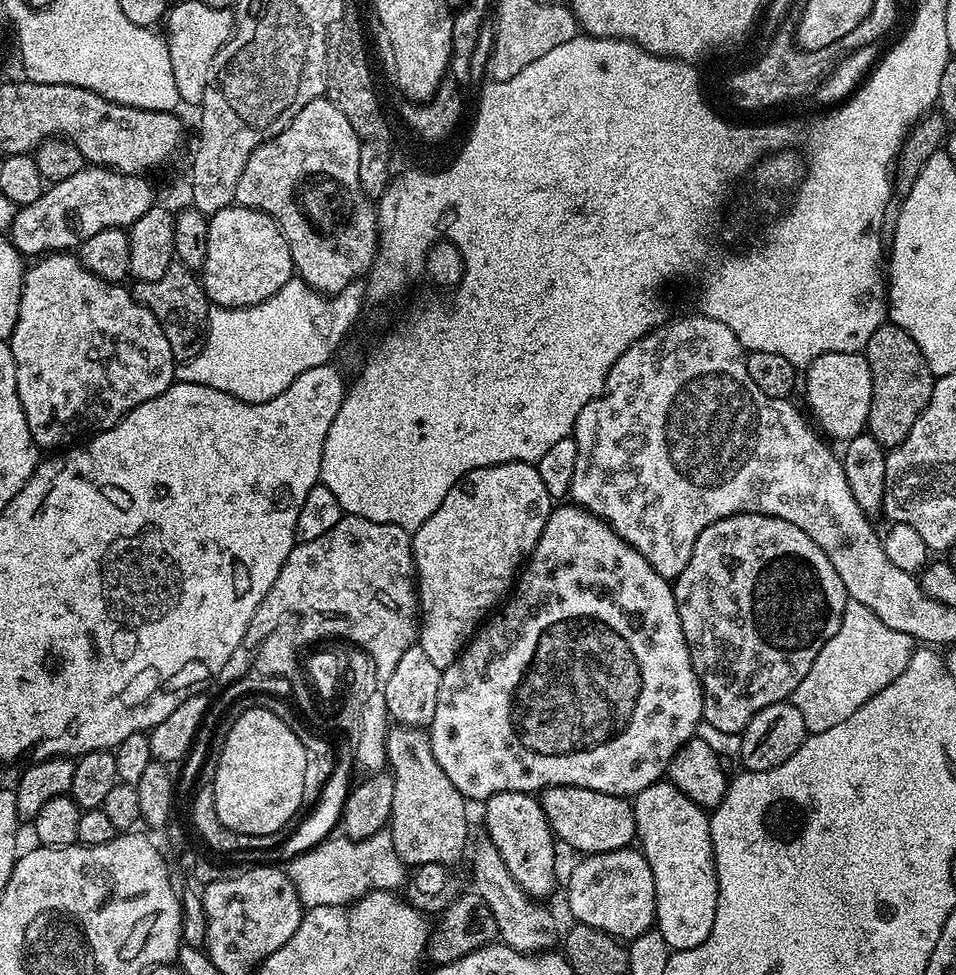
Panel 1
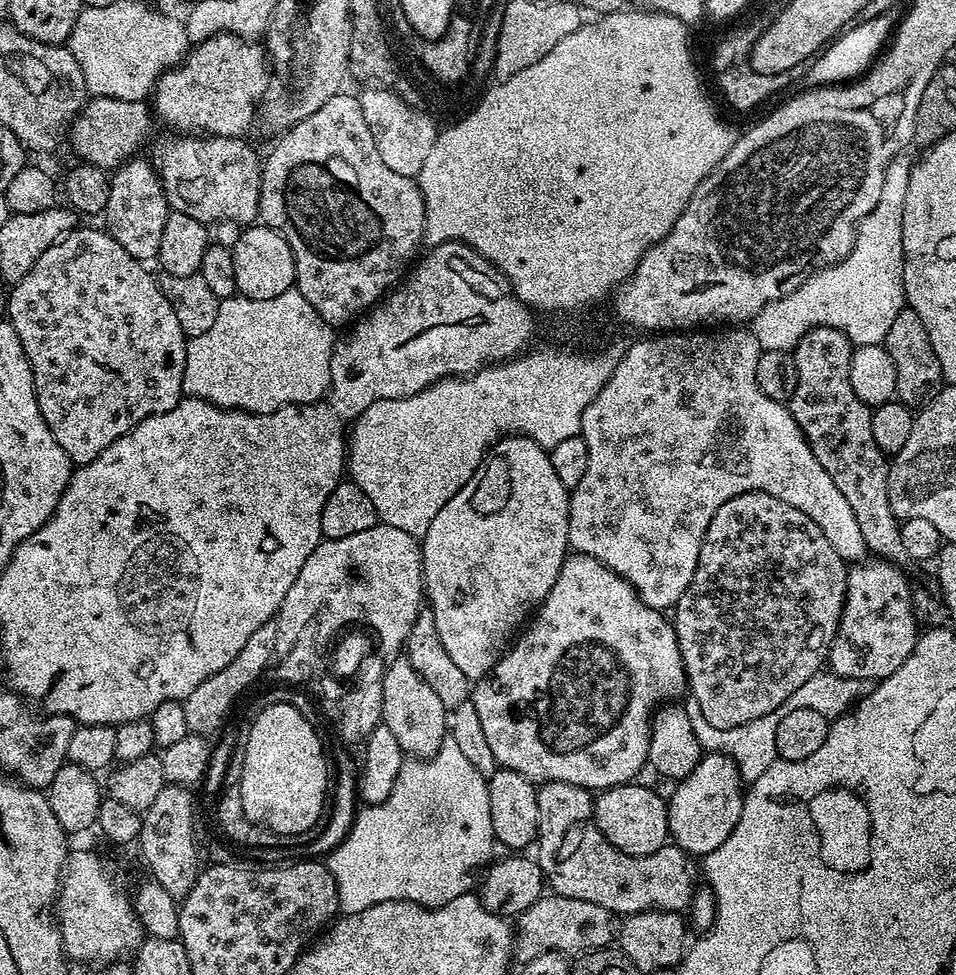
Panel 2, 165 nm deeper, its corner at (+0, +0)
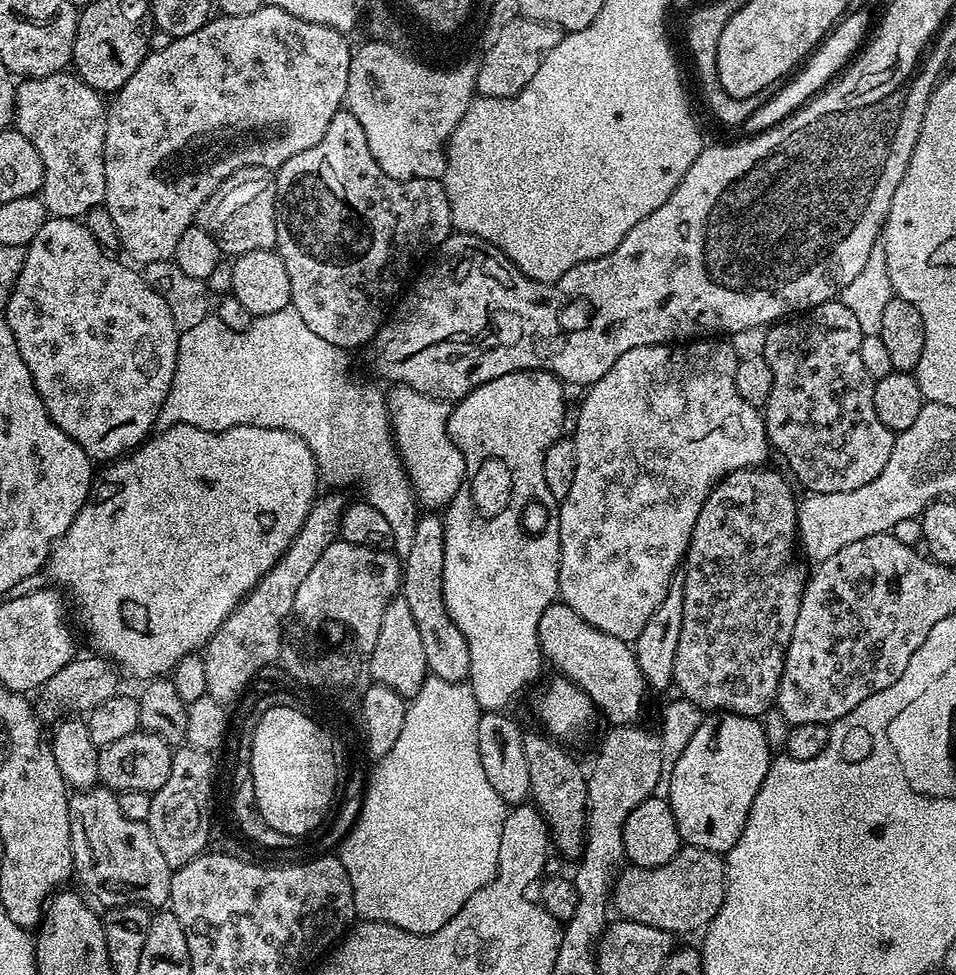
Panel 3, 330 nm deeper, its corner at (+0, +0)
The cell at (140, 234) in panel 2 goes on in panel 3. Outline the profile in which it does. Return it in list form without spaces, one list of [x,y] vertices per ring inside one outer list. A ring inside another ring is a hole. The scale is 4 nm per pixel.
[[[265,3],[264,7],[254,10],[254,14],[238,14],[237,16],[217,15],[209,19],[194,34],[186,34],[169,39],[165,48],[149,51],[148,56],[130,74],[130,78],[120,87],[120,91],[111,97],[106,111],[106,142],[104,143],[104,165],[106,166],[106,194],[104,204],[110,218],[114,218],[114,226],[118,226],[118,238],[123,255],[129,261],[143,266],[150,262],[162,262],[173,259],[176,255],[178,238],[186,234],[186,230],[193,227],[194,221],[200,215],[200,208],[222,186],[230,174],[240,168],[262,166],[263,168],[281,168],[294,154],[308,150],[322,138],[326,126],[330,126],[330,118],[341,111],[348,94],[348,79],[350,78],[350,62],[352,61],[353,45],[348,45],[349,37],[337,28],[326,24],[315,24],[310,20],[303,20],[286,10]]]

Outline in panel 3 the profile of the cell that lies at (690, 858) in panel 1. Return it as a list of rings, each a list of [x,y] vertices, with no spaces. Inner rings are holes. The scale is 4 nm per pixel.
[[[737,712],[705,715],[670,774],[666,799],[672,807],[681,841],[694,848],[727,854],[746,826],[754,798],[773,759],[774,748],[757,717]]]

